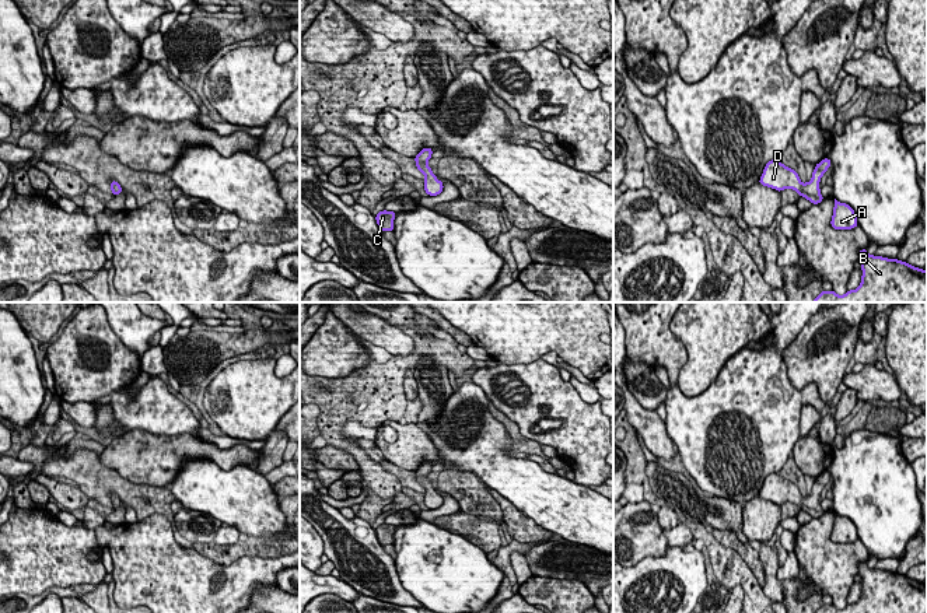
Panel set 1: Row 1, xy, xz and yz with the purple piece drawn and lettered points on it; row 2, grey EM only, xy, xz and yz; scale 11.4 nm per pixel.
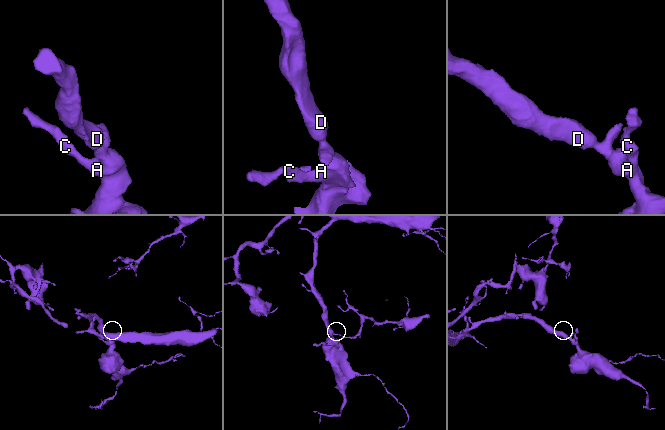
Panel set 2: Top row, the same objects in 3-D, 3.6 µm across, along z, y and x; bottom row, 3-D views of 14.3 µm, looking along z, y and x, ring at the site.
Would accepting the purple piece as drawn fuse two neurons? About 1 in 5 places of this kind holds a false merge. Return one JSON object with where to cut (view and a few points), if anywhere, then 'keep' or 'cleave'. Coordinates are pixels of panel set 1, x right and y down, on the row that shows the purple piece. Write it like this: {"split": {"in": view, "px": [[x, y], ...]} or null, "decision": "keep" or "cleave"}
{"split": null, "decision": "keep"}

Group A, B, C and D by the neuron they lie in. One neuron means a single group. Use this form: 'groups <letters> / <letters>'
groups A B C D

